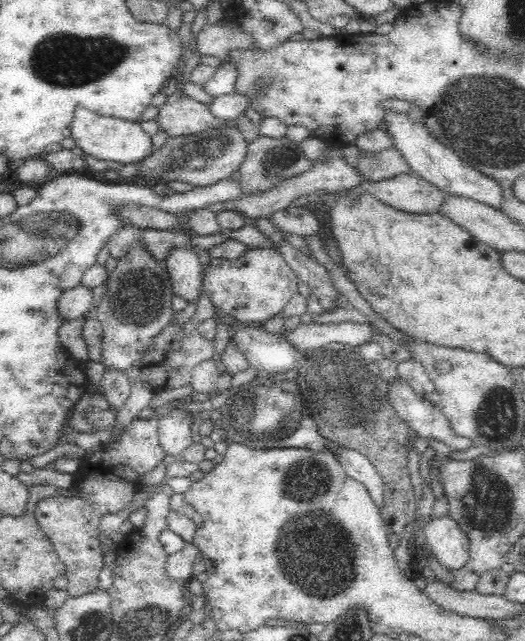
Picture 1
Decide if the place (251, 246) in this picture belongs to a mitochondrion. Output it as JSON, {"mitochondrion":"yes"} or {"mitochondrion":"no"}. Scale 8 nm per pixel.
{"mitochondrion":"no"}

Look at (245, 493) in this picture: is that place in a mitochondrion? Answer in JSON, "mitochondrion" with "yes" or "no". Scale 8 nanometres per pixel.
{"mitochondrion":"no"}

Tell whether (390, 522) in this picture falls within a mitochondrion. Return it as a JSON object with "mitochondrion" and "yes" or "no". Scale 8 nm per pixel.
{"mitochondrion":"no"}

